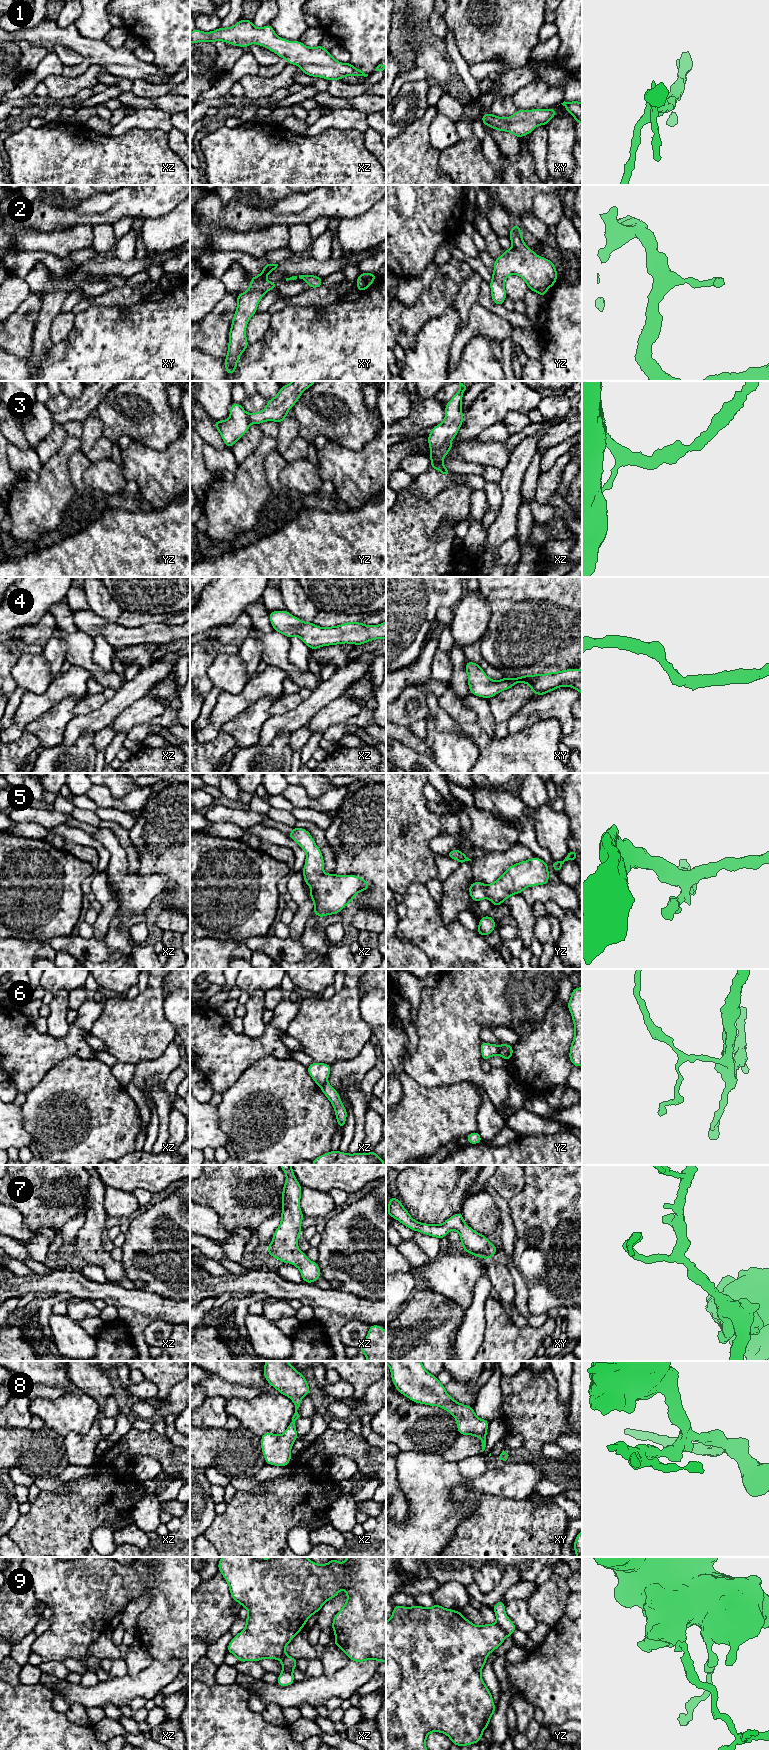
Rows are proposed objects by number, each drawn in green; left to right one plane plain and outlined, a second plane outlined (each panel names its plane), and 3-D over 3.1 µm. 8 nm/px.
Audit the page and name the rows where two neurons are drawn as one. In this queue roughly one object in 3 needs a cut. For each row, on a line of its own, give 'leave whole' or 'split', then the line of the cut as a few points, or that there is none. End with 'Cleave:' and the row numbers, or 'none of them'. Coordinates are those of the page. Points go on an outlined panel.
1: leave whole; no cut
2: leave whole; no cut
3: leave whole; no cut
4: leave whole; no cut
5: leave whole; no cut
6: split; cut in yz along (501, 1045), (498, 1054)
7: leave whole; no cut
8: leave whole; no cut
9: split; cut in yz along (496, 1623), (507, 1635)
Cleave: 6, 9

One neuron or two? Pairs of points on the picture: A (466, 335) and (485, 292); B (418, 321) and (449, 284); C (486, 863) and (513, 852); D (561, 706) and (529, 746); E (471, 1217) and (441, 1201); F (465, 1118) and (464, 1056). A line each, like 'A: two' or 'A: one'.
A: two
B: one
C: one
D: two
E: two
F: two

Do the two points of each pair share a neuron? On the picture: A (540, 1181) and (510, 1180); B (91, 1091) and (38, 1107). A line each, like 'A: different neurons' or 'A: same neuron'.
A: different neurons
B: same neuron

